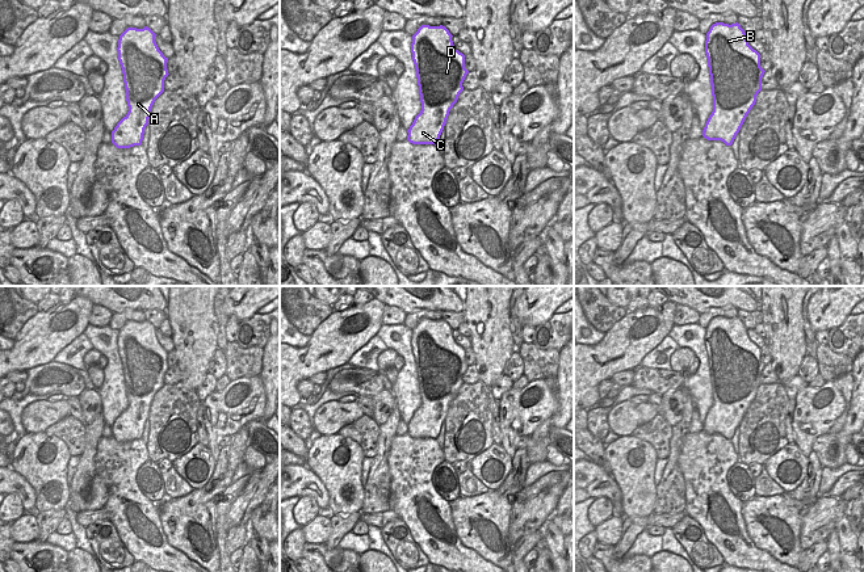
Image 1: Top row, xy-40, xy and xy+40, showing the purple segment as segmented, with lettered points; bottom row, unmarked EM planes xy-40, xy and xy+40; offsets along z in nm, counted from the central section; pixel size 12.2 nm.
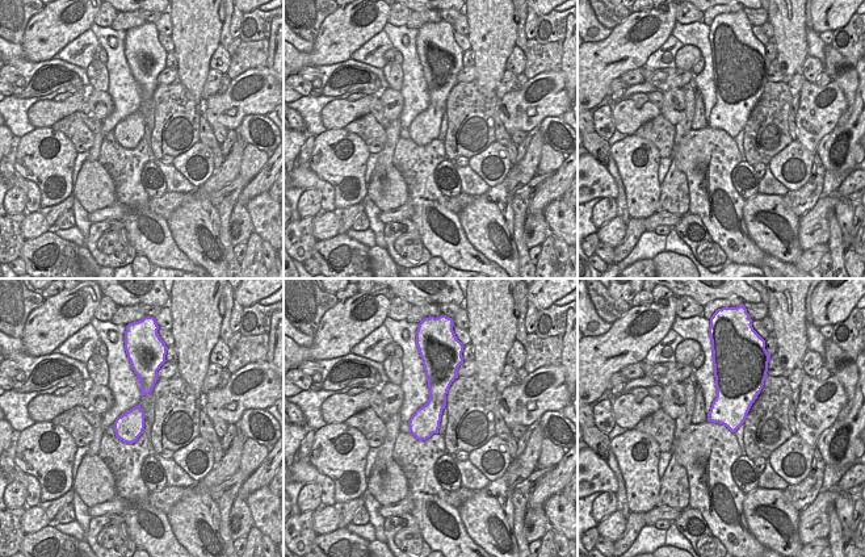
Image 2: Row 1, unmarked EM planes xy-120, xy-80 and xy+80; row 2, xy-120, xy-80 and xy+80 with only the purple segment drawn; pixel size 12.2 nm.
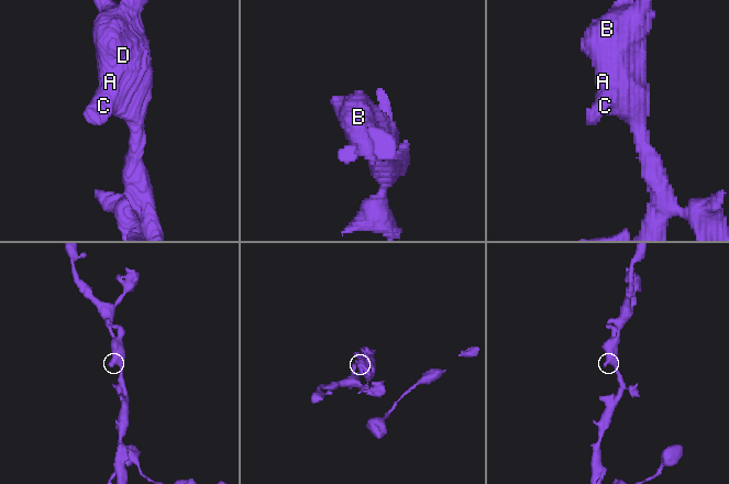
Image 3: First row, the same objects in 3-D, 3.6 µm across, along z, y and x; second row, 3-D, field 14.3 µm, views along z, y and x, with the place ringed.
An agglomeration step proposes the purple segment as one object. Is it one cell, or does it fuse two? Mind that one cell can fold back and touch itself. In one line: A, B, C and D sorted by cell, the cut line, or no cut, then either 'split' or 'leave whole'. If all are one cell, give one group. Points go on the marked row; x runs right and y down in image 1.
groups A B C D; cut none; leave whole

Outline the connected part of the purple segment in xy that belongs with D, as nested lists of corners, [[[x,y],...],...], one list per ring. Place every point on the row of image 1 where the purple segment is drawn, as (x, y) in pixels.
[[[421,25],[412,35],[411,52],[421,102],[420,113],[407,130],[412,144],[437,144],[449,112],[464,91],[469,71],[452,37],[443,25]]]

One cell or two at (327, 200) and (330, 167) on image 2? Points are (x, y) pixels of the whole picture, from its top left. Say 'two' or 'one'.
two

